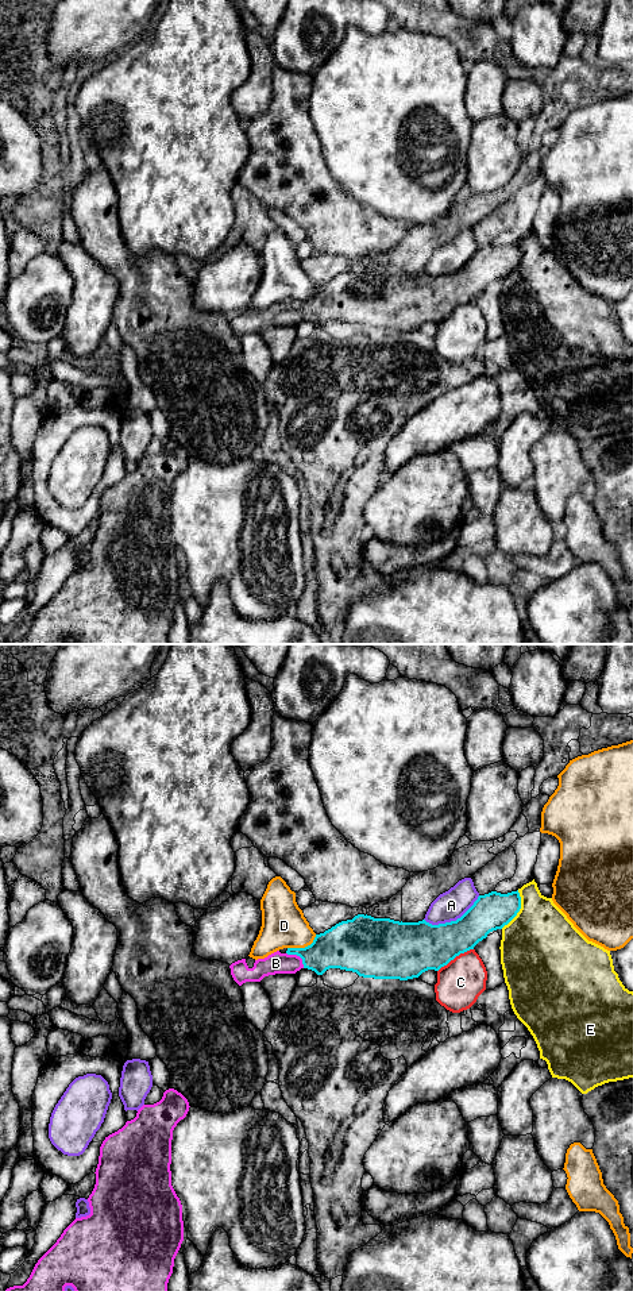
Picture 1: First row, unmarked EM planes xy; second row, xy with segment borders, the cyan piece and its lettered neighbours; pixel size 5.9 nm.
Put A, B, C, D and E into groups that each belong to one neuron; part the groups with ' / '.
A / B / C / D / E

